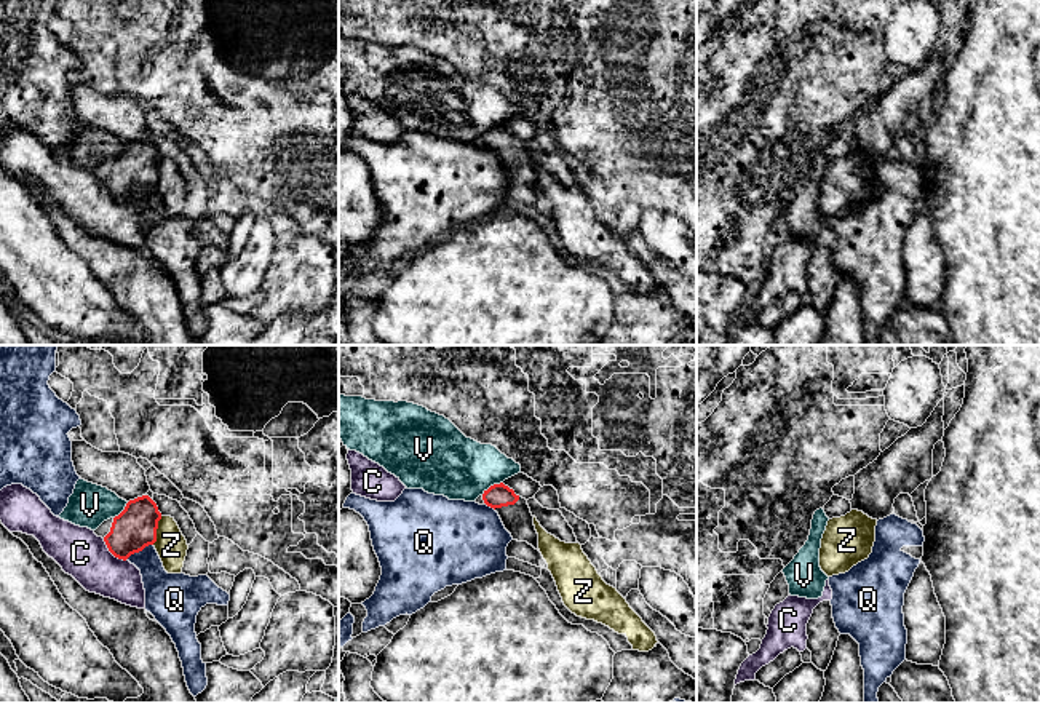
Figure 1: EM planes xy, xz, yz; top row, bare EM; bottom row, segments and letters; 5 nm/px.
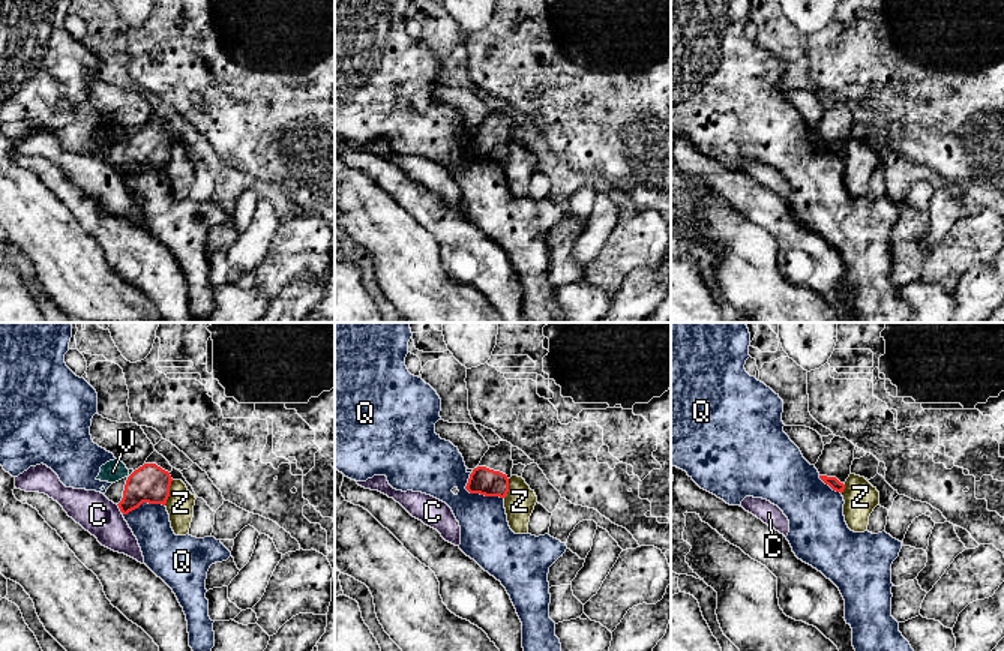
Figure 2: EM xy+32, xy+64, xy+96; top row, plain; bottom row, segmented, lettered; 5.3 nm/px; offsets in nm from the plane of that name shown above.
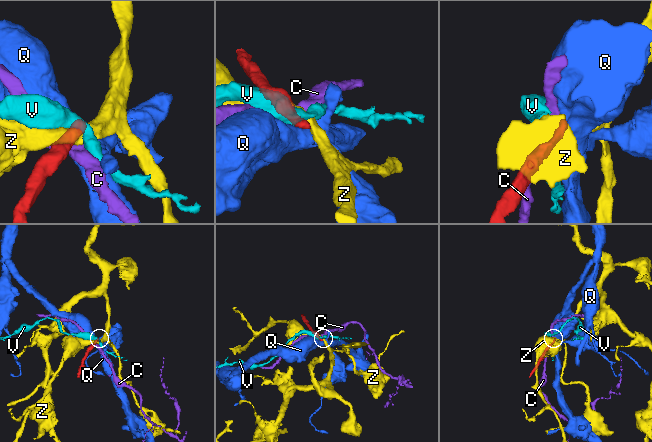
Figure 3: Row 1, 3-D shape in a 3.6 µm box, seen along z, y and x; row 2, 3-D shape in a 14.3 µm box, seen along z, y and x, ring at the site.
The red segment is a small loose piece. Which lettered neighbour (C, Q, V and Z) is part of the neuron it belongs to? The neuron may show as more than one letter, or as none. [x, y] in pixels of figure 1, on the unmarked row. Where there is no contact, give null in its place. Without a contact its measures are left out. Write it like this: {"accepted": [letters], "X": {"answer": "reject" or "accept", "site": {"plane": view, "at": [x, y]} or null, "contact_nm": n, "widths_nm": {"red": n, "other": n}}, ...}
{"accepted": [], "C": {"answer": "reject", "site": {"plane": "xy", "at": [112, 195]}, "contact_nm": 170, "widths_nm": {"red": 220, "other": 240}}, "Q": {"answer": "reject", "site": {"plane": "xy", "at": [138, 194]}, "contact_nm": 170, "widths_nm": {"red": 220, "other": 200}}, "V": {"answer": "reject", "site": {"plane": "xz", "at": [491, 128]}, "contact_nm": 130, "widths_nm": {"red": 120, "other": 320}}, "Z": {"answer": "reject", "site": {"plane": "xy", "at": [155, 173]}, "contact_nm": 150, "widths_nm": {"red": 220, "other": 160}}}

